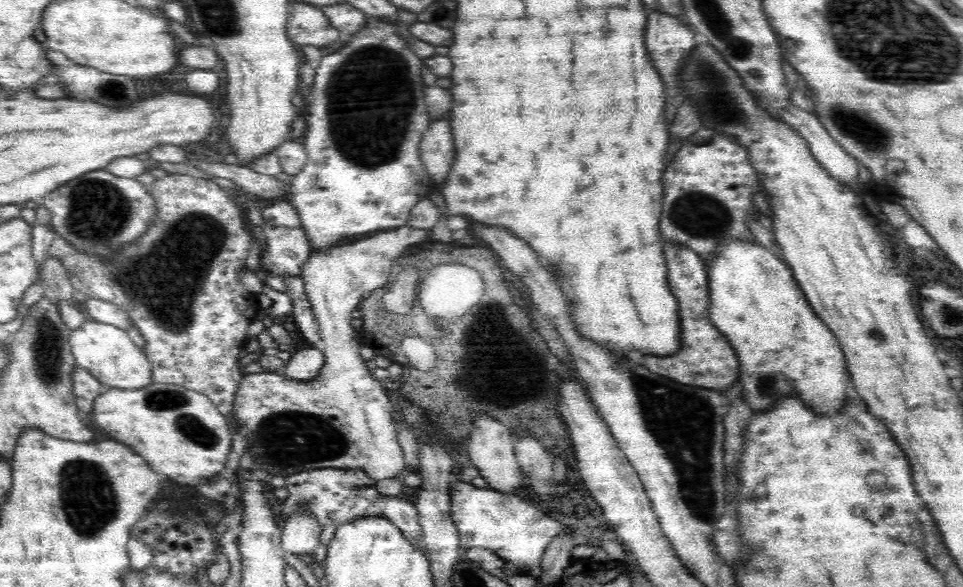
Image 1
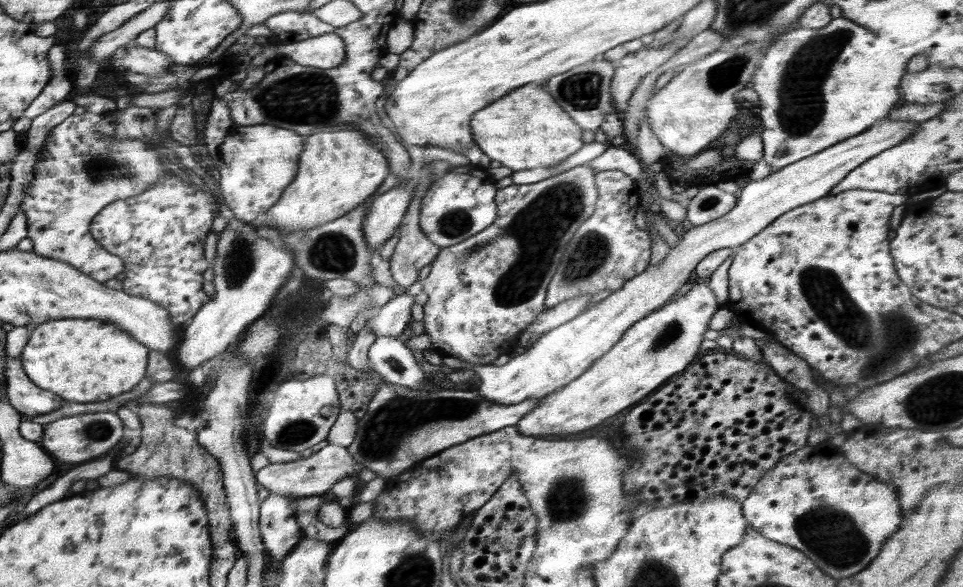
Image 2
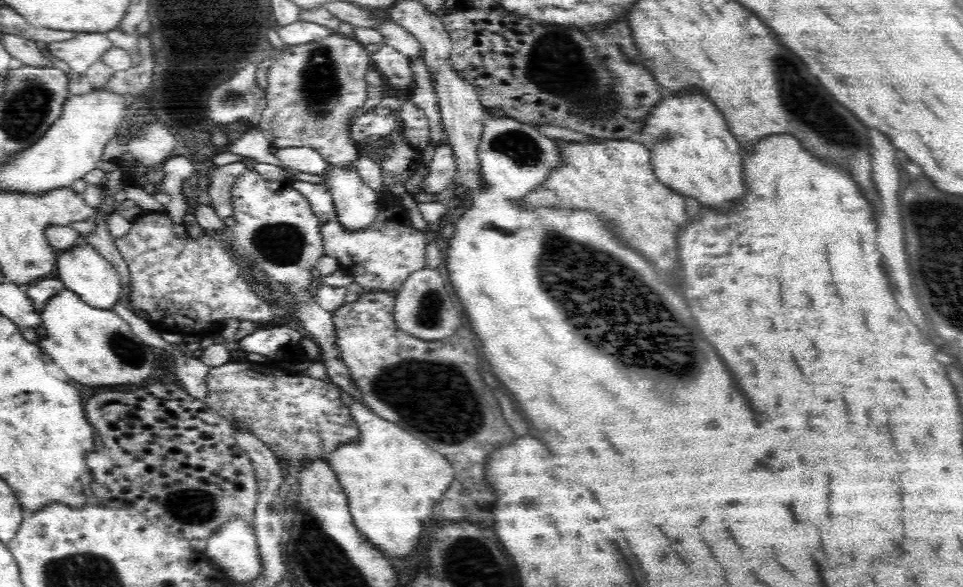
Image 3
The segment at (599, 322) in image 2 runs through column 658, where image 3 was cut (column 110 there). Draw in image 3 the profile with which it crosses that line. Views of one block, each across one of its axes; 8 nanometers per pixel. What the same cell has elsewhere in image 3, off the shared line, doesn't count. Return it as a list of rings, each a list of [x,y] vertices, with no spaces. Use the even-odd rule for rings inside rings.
[[[82,242],[57,254],[55,277],[90,306],[110,309],[121,301],[122,285],[118,271],[94,246],[88,243]]]

